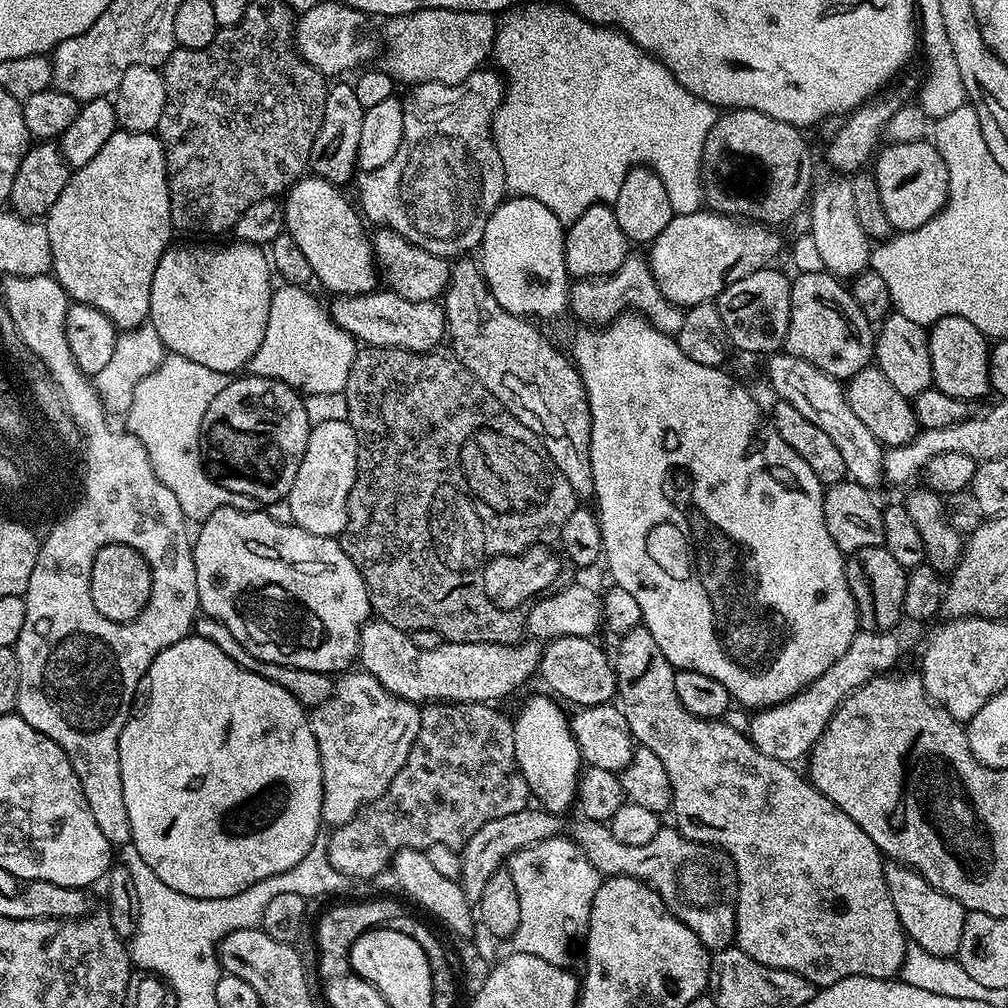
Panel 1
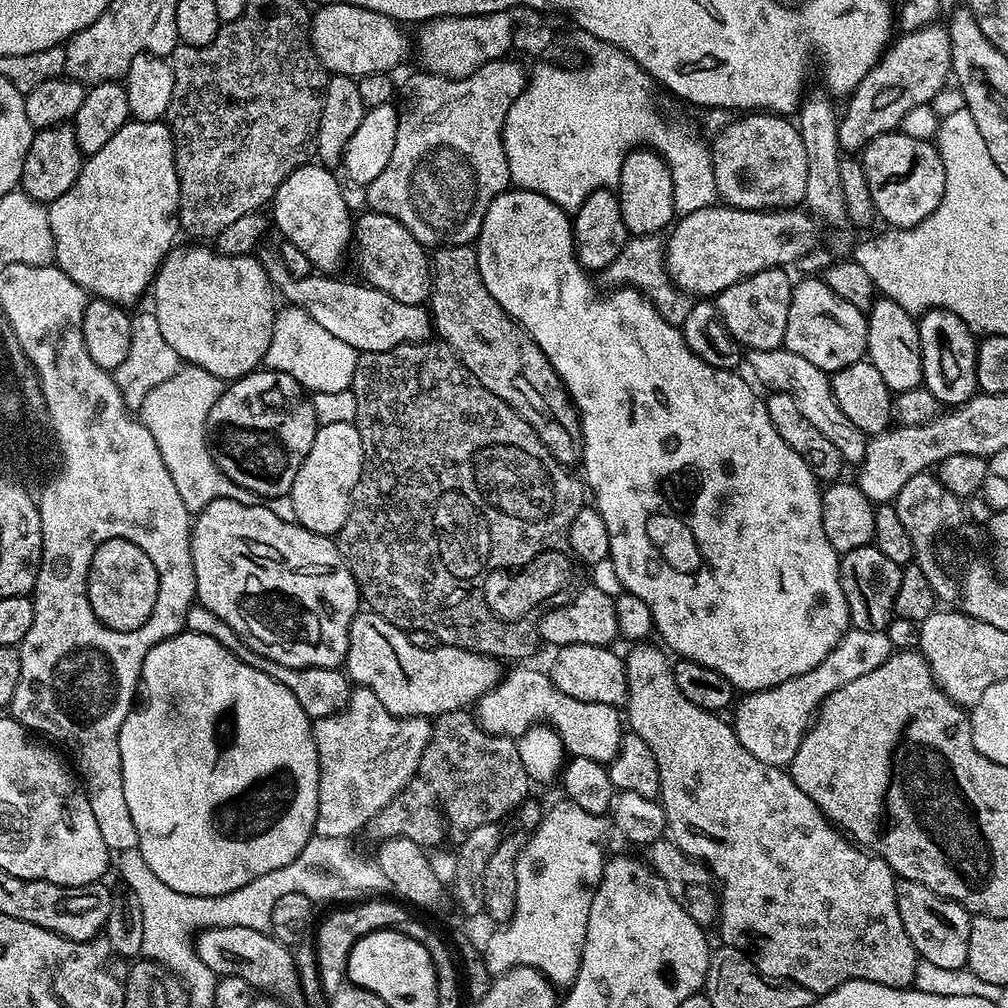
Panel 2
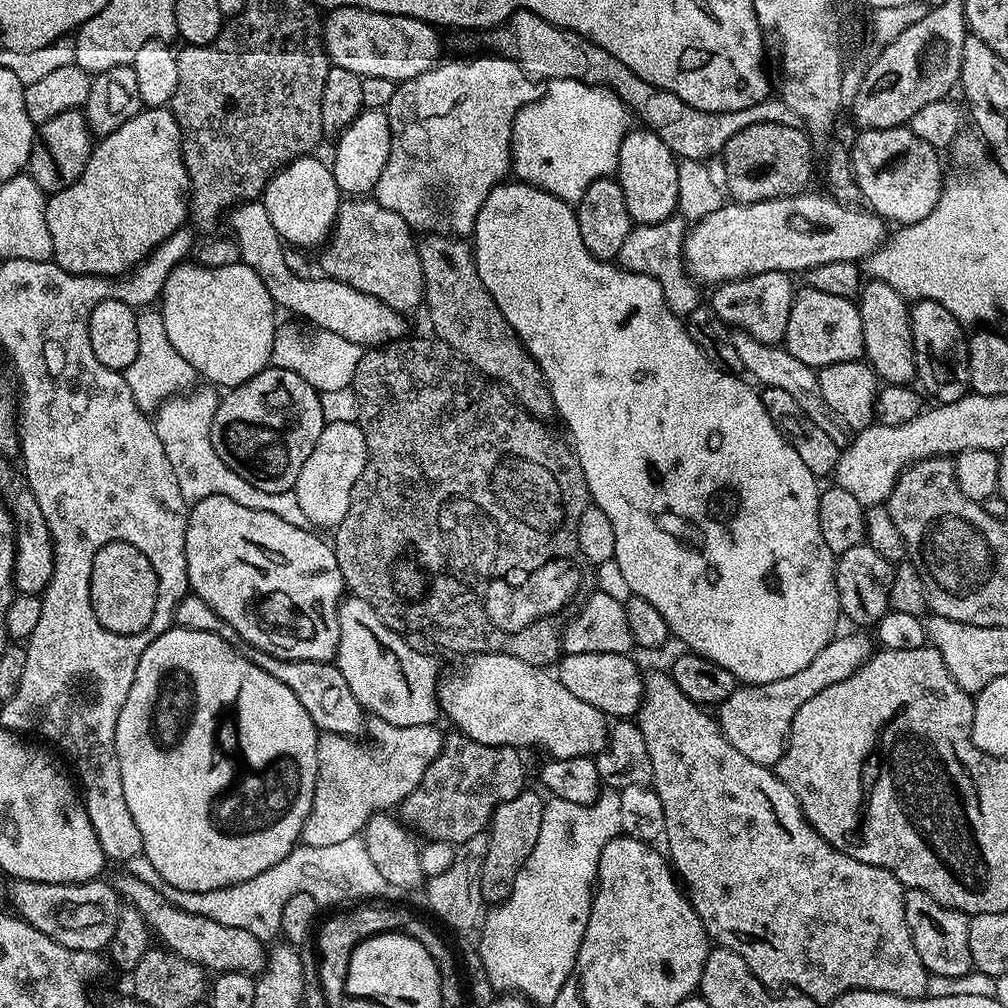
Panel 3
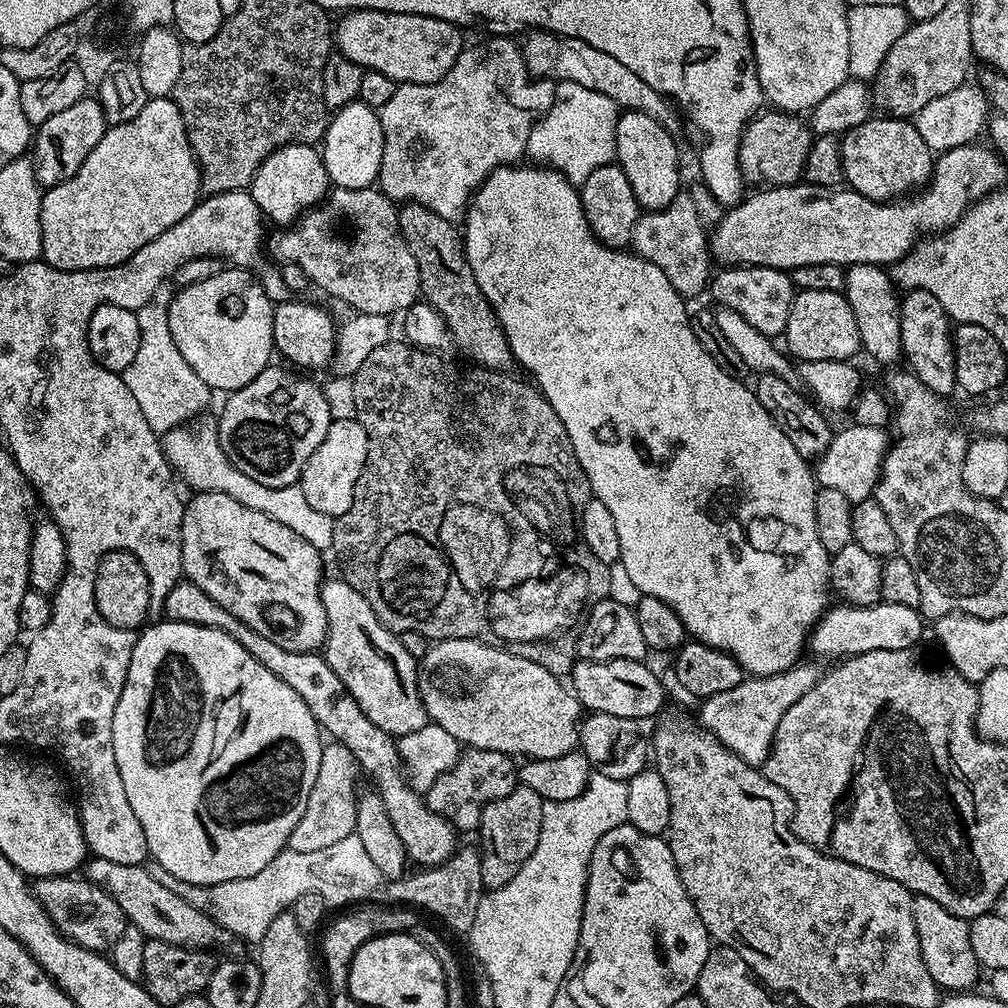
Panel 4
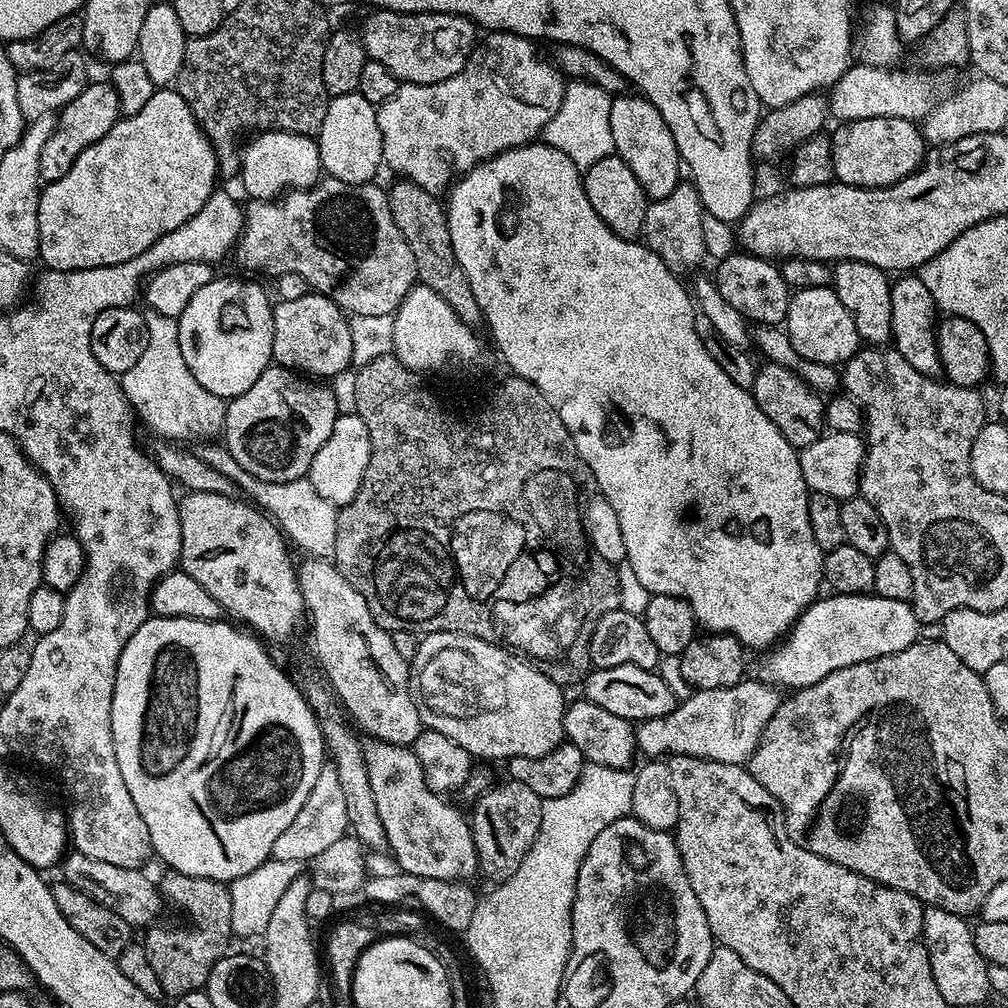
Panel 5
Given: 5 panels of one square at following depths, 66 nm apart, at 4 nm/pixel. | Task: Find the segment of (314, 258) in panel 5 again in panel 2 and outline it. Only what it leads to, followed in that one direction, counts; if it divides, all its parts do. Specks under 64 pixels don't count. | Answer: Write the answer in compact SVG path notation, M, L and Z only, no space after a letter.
M364 210L361 216L357 215L354 220L354 231L352 234L352 243L350 245L351 259L356 259L356 268L360 271L359 279L367 284L369 288L377 288L386 294L390 294L390 298L398 298L398 302L406 302L407 304L424 304L432 294L432 269L430 267L430 256L426 251L425 245L418 242L418 238L414 238L414 234L410 234L410 230L406 230L406 226L402 226L402 222L398 222L398 218L390 218L390 214L378 214L371 210Z

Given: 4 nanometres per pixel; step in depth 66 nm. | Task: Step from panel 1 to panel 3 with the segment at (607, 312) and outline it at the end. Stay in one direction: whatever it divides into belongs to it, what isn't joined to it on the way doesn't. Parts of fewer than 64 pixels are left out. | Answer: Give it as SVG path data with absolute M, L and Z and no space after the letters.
M674 214L669 220L657 224L635 225L630 234L626 234L626 242L622 242L622 250L618 257L621 268L654 278L658 286L662 286L662 294L674 315L681 318L687 318L691 312L702 307L701 285L688 275L688 268L684 264L684 238L688 230L689 225L679 214Z

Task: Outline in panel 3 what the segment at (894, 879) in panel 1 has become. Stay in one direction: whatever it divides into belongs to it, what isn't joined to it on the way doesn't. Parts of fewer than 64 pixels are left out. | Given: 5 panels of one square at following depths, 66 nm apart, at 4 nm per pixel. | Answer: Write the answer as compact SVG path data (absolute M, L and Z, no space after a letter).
M917 888L905 891L904 909L910 938L914 938L914 950L918 950L918 958L922 958L922 966L928 973L942 978L958 978L973 971L968 945L969 917L965 913L942 906L942 902L934 902L930 894Z

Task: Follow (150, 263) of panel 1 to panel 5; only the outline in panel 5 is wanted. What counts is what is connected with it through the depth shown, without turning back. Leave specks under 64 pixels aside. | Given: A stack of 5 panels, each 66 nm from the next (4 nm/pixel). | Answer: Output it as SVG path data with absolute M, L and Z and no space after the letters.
M168 86L161 87L150 98L150 102L146 102L146 106L142 106L142 110L138 110L133 116L124 116L117 120L115 126L110 130L110 134L98 138L98 142L94 142L89 148L82 150L74 164L70 166L70 170L66 170L66 174L62 174L62 178L49 180L41 187L40 201L38 202L39 259L45 260L48 263L45 265L54 272L114 266L118 262L126 262L130 258L142 254L142 250L154 246L154 242L158 242L158 238L162 238L162 234L170 234L170 230L178 230L178 226L182 226L182 222L190 222L190 218L194 218L194 214L198 214L198 210L202 210L202 206L206 206L206 202L211 198L213 192L217 191L216 176L218 177L216 151L213 150L212 143L200 129L200 124L194 118L190 106L182 98L180 92Z

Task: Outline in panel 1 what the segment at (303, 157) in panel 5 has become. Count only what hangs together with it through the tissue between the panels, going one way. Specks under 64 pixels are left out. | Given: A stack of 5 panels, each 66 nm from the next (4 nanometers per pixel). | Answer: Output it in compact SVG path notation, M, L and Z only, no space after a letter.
M305 175L287 189L283 197L284 226L309 260L315 283L329 288L332 294L362 296L377 291L376 255L372 253L372 238L369 229L364 229L365 221L357 205L353 201L351 204L340 192L343 191L337 185Z

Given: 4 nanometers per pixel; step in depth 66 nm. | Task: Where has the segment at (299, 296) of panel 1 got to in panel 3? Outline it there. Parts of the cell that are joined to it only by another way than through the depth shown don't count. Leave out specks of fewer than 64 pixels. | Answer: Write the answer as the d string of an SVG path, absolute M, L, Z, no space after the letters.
M277 327L271 367L294 370L298 378L310 382L310 386L314 386L321 394L347 389L354 378L354 370L358 370L358 362L362 355L361 345L355 344L350 338L342 338L342 334L319 330L313 333L313 336L303 336L296 328Z

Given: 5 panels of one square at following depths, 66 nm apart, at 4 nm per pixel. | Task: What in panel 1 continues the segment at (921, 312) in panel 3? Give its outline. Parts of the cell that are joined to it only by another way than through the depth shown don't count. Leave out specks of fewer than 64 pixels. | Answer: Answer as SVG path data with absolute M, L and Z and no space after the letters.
M943 316L940 321L927 329L927 333L932 383L938 390L942 390L942 394L950 394L950 398L975 402L992 392L992 379L988 369L990 340L982 330L978 330L978 326L974 326L974 322L966 322L966 318L961 316Z

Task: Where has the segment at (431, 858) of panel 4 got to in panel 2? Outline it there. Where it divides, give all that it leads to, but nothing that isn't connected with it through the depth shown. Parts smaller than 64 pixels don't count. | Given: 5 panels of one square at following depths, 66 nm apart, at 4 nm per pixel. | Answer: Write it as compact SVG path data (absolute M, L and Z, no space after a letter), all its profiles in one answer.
M198 602L193 603L191 610L186 614L184 627L194 634L206 634L206 638L214 638L214 642L226 646L226 650L230 650L230 654L234 654L234 658L242 658L242 662L246 662L246 666L254 666L254 670L262 670L262 674L270 674L270 678L274 678L274 682L286 686L286 690L290 690L290 694L294 694L294 698L298 698L302 710L313 721L333 716L334 713L340 712L348 705L350 681L340 668L282 666L282 662L274 662L270 658L250 650L250 646L246 646L246 642L242 642L242 638L238 638L238 634L234 634L234 630L230 626L226 626L226 622L222 622L222 618L218 618L218 614L210 614L210 610L206 610L206 606L202 606Z

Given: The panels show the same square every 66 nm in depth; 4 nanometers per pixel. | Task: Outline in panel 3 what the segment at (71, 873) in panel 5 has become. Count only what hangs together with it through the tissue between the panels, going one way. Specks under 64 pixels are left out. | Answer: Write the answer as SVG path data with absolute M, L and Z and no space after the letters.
M121 874L114 880L114 887L125 905L142 914L149 929L168 951L176 952L182 958L200 964L205 970L211 970L216 974L221 972L259 974L264 971L268 962L268 948L265 941L254 938L250 930L222 926L222 922L214 922L214 918L182 910L177 904L170 903L158 890L154 890L154 886L142 882L142 878Z

